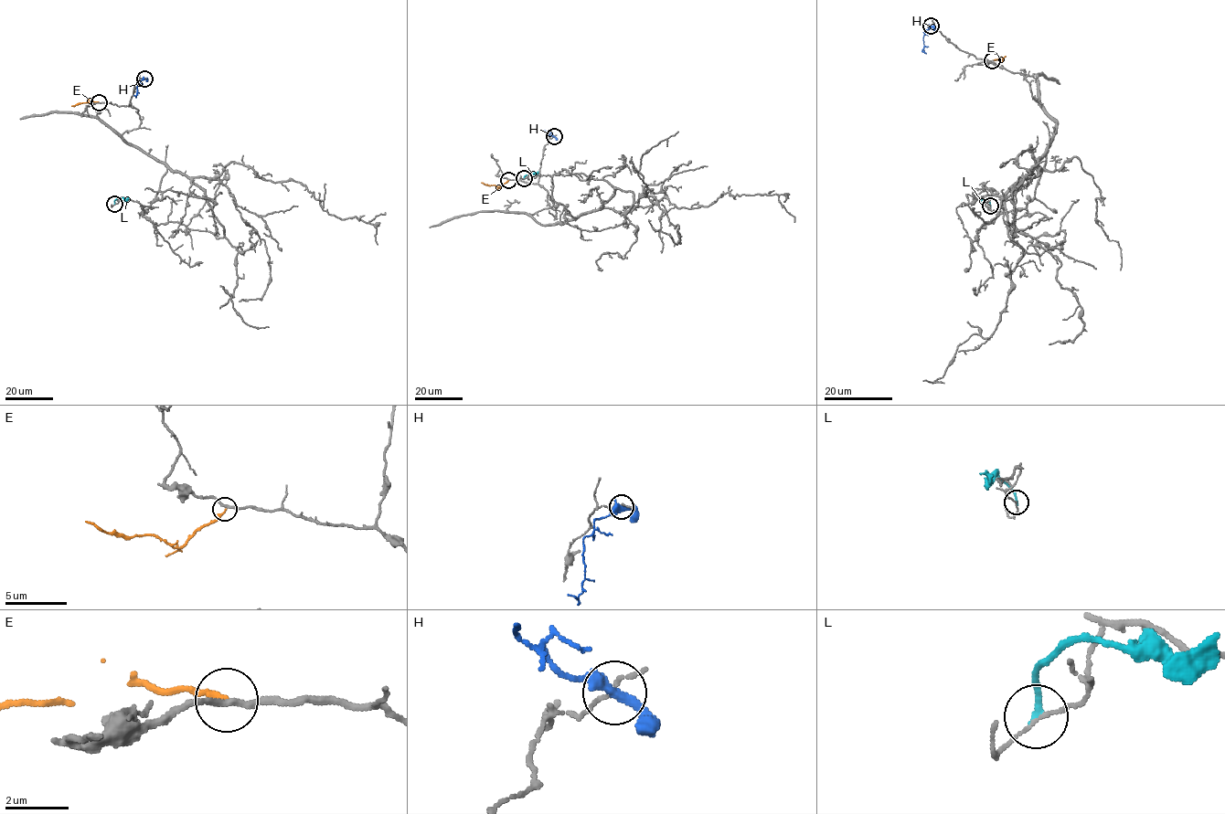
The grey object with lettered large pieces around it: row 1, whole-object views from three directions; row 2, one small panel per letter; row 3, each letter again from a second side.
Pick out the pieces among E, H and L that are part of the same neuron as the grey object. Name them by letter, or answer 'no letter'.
no letter

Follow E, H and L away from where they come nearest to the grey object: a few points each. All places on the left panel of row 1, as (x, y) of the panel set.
E: (99, 102), (90, 101), (71, 106)
H: (144, 78), (136, 85), (137, 92), (133, 95)
L: (114, 204), (117, 198), (128, 198)

